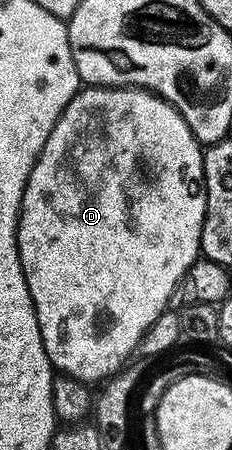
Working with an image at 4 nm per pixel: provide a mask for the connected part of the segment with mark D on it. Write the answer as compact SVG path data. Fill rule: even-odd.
M83 86L67 103L29 174L21 198L19 225L16 230L19 265L23 267L23 277L31 301L35 303L45 354L51 359L52 369L70 376L72 380L106 381L132 359L131 351L134 353L138 349L139 342L149 330L149 326L157 322L161 313L168 311L184 271L201 256L200 240L206 212L206 187L203 185L204 149L204 145L200 144L179 111L168 100L162 100L148 88Z

